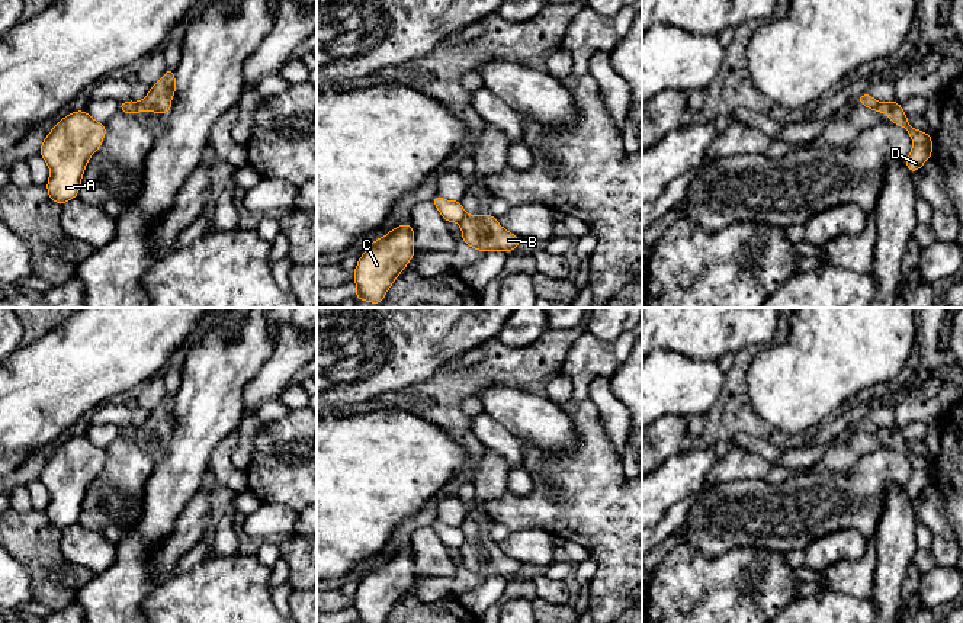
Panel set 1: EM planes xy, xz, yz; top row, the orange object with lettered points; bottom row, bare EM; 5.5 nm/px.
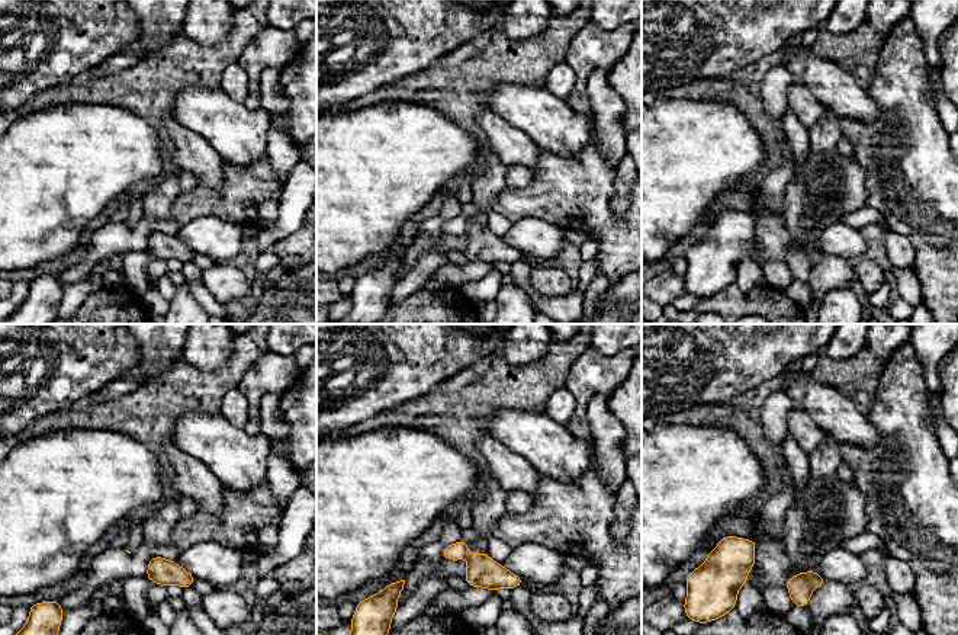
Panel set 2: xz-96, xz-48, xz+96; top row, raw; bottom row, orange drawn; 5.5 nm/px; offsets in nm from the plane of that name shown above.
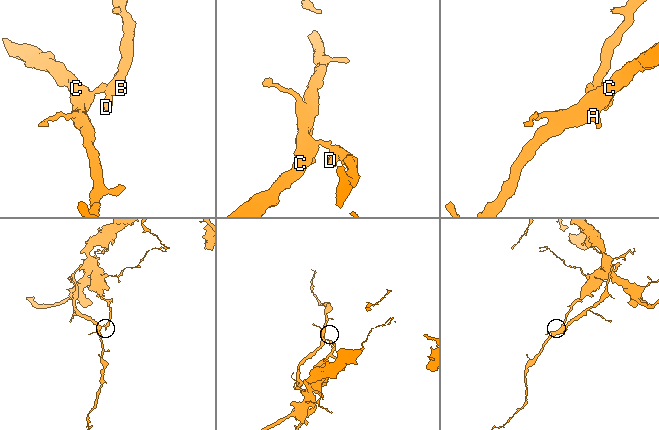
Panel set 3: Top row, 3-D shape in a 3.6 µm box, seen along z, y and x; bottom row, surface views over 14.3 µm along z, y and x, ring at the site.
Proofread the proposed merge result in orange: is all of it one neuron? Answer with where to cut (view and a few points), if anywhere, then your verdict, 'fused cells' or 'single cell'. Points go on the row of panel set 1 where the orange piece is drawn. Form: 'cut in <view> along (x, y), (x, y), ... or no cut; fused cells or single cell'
cut in yz along (878, 103), (882, 112); fused cells

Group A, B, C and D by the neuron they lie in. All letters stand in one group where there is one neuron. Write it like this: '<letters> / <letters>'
A C / B D

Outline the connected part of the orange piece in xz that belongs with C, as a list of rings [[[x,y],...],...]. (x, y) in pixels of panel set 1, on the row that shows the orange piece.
[[[401,224],[370,243],[353,272],[354,299],[379,305],[414,254],[413,224]]]

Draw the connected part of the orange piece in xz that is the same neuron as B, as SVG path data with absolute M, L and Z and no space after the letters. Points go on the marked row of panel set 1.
M492 213L466 215L460 224L460 231L462 243L482 253L514 251L521 240L503 228Z

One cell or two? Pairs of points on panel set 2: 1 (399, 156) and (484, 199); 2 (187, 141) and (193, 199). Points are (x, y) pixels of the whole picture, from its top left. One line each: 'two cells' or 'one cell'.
1: two cells
2: two cells

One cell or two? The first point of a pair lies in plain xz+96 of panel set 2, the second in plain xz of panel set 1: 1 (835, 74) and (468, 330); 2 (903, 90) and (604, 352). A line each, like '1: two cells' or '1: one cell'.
1: two cells
2: one cell

